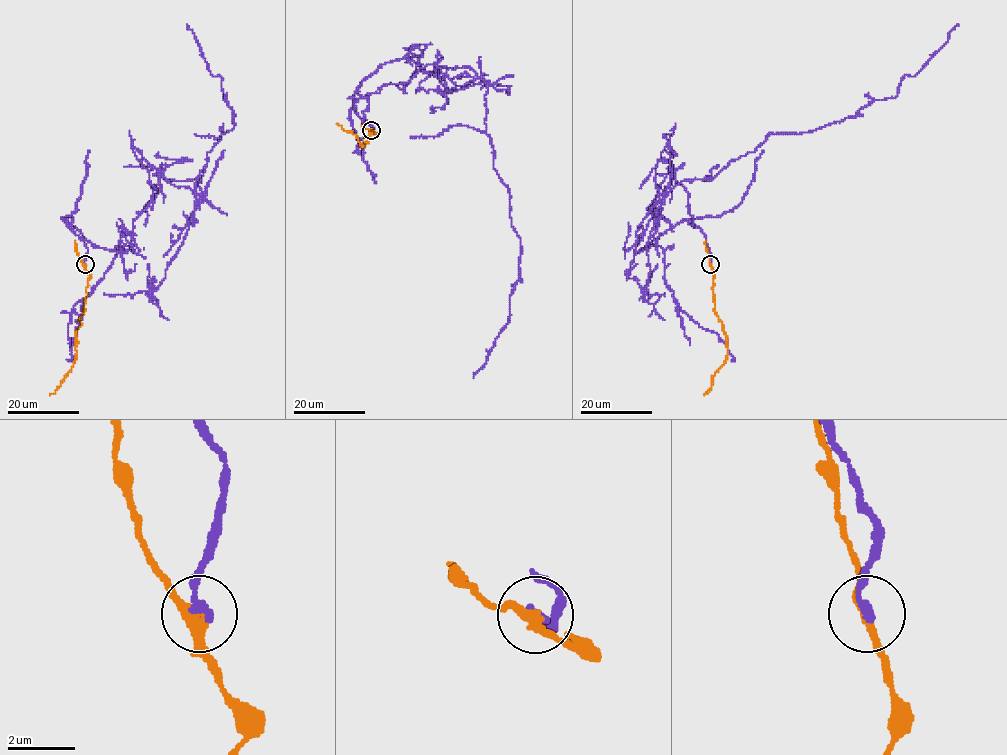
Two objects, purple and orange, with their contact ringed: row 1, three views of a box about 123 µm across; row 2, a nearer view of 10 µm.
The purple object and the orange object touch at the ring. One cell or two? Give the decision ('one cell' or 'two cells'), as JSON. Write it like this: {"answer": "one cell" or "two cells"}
{"answer": "two cells"}

